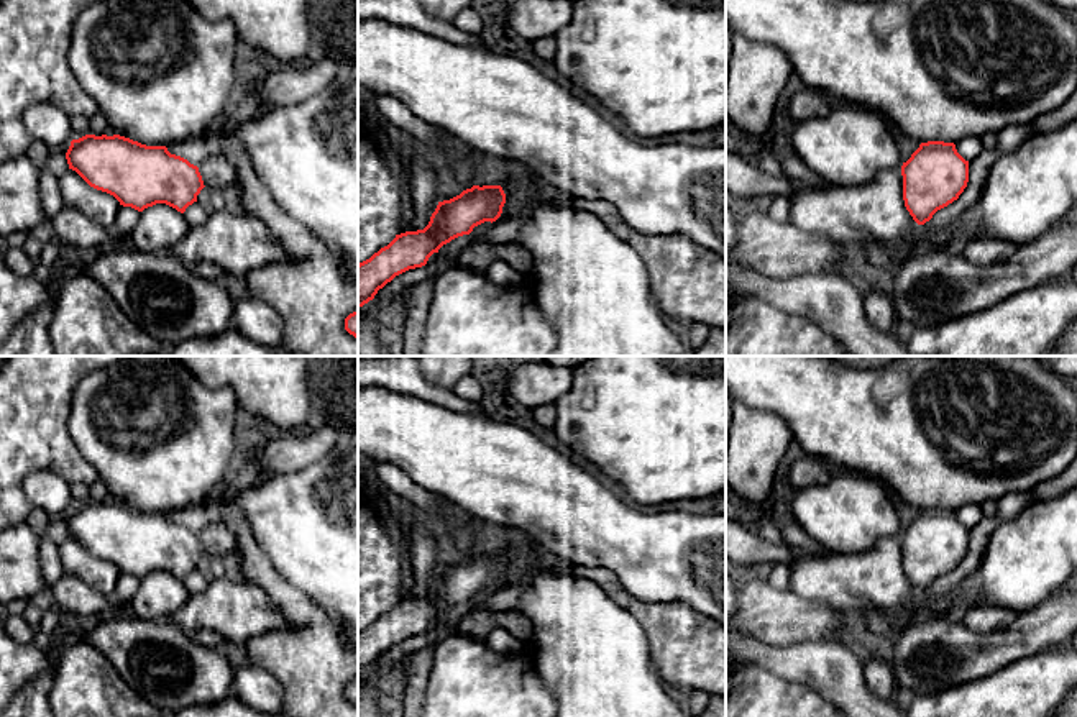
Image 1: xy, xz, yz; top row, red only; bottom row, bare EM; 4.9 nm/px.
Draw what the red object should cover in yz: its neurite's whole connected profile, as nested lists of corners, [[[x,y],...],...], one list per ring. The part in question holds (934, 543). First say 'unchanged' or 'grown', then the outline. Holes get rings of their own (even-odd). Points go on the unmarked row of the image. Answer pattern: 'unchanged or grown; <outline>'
unchanged; [[[921,510],[901,533],[905,574],[918,592],[959,566],[969,550],[969,528],[954,510]]]

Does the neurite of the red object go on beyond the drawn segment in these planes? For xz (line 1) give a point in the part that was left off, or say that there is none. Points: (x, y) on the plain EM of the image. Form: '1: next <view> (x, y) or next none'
1: next none

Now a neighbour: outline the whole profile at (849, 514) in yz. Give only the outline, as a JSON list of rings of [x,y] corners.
[[[836,471],[824,486],[796,491],[786,517],[795,520],[827,553],[836,555],[862,553],[873,548],[880,538],[903,533],[887,487],[854,471]]]

